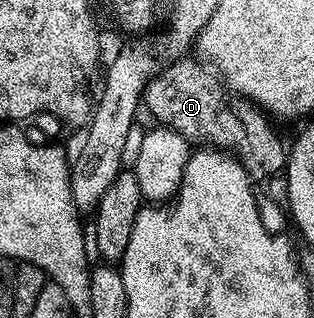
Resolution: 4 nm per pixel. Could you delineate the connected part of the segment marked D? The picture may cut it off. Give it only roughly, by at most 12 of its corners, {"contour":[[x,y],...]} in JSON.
{"contour":[[208,63],[166,64],[143,97],[158,125],[280,177],[270,117]]}

